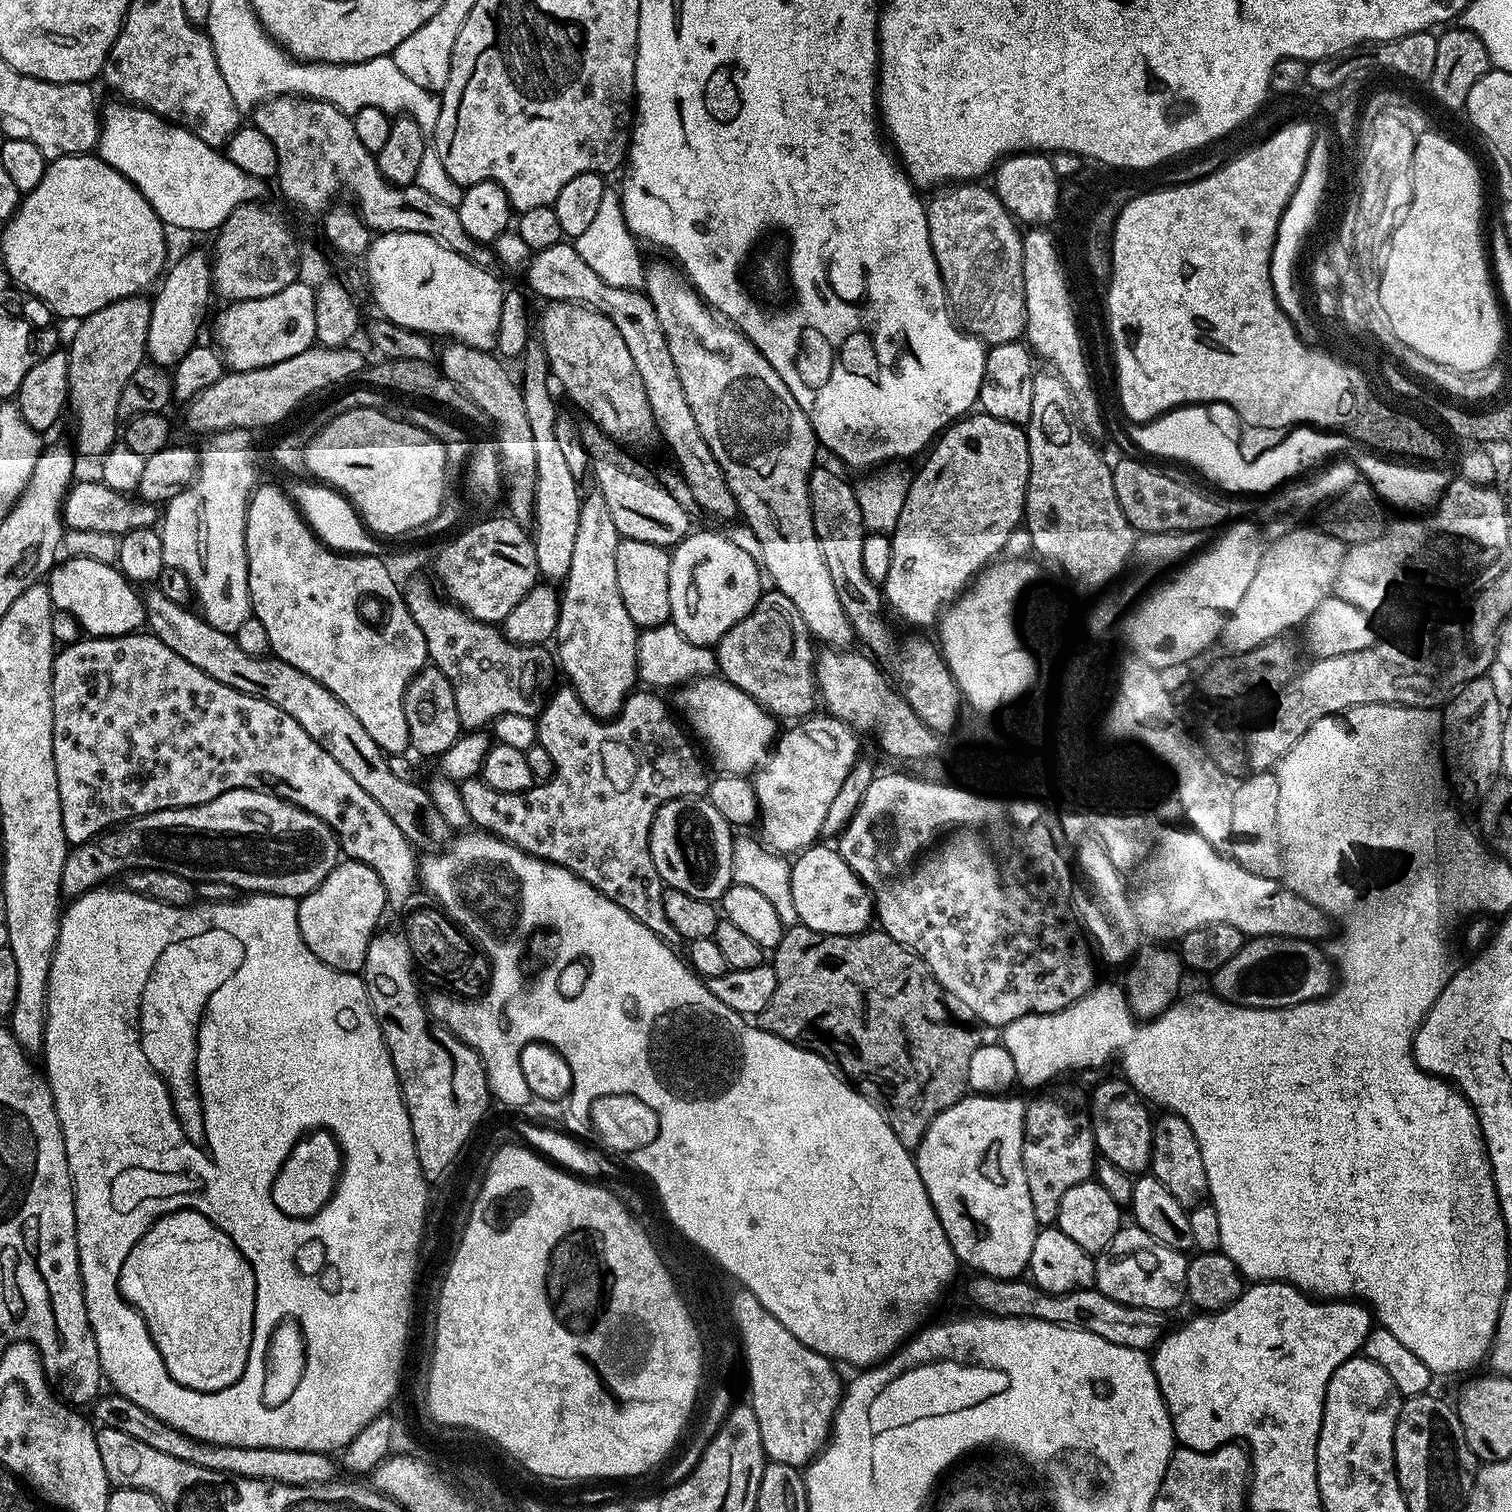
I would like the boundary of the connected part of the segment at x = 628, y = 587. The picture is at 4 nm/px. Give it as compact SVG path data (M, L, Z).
M621 539L616 555L618 570L618 594L622 594L622 606L635 622L637 629L653 628L669 623L670 610L670 562L669 549L659 548L650 542Z

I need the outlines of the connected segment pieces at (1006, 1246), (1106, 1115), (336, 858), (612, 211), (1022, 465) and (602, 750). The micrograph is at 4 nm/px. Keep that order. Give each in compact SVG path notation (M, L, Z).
M965 1094L960 1101L938 1114L934 1122L926 1130L922 1142L914 1150L914 1159L918 1166L918 1174L922 1178L922 1186L926 1186L926 1194L938 1214L938 1222L942 1222L942 1230L954 1250L957 1261L961 1265L969 1264L976 1274L993 1276L995 1280L1015 1280L1025 1275L1030 1262L1030 1250L1034 1250L1034 1238L1038 1225L1034 1218L1034 1202L1030 1202L1030 1186L1026 1186L1026 1170L1022 1166L1022 1146L1024 1145L1024 1110L1025 1101L1013 1094L985 1096L983 1094Z
M1123 1078L1101 1079L1090 1092L1092 1133L1096 1139L1096 1151L1103 1159L1114 1162L1122 1170L1140 1174L1152 1163L1153 1117L1148 1117L1149 1105L1143 1096Z
M239 788L238 790L230 790L226 794L218 794L218 798L214 798L205 804L199 804L193 808L163 808L160 812L151 812L145 816L137 816L135 820L130 820L122 824L115 825L111 830L105 830L94 839L88 840L84 844L75 845L69 851L66 862L64 863L64 877L60 883L63 895L68 898L75 898L91 892L103 885L111 876L117 878L123 877L125 874L134 872L138 868L157 868L163 872L173 872L174 874L182 874L187 880L199 882L209 880L210 882L229 883L239 890L243 890L248 894L275 894L277 896L290 896L293 898L303 898L307 892L312 892L323 882L330 874L330 870L334 870L336 865L342 859L342 849L340 846L340 837L333 833L332 828L322 822L314 814L310 814L301 808L295 808L289 800L284 800L274 793L258 788Z
M605 187L602 194L602 203L598 205L598 214L590 222L590 226L575 237L574 243L578 254L586 261L586 266L594 269L594 274L602 278L610 286L622 286L623 288L643 289L645 261L640 261L638 241L626 226L624 211L620 205L620 193L615 187Z
M968 414L951 423L938 439L931 445L927 453L928 461L916 472L916 477L911 477L906 502L902 506L902 514L898 514L896 529L891 532L892 553L890 554L890 570L886 570L886 578L882 581L882 595L885 605L900 620L913 624L913 629L924 630L927 624L935 625L942 609L971 581L972 577L984 565L999 557L1007 549L1008 539L1014 529L1021 527L1024 514L1024 499L1028 489L1028 475L1030 474L1030 454L1028 453L1028 437L1025 429L1019 424L1002 422L993 416L983 414Z
M571 686L563 687L557 687L549 695L536 720L538 744L545 747L547 753L550 754L550 758L553 759L555 768L553 775L548 780L527 788L525 792L495 792L491 786L484 783L483 779L462 780L458 784L458 788L460 788L460 804L464 807L465 814L476 823L473 825L477 829L490 832L493 836L498 836L500 839L510 842L515 848L520 848L523 852L537 856L539 860L549 860L552 864L570 869L578 878L582 878L590 886L594 886L594 890L598 890L606 898L610 898L610 902L618 902L618 906L622 906L622 910L626 910L634 918L638 918L638 922L642 922L642 926L646 926L646 930L654 930L654 934L658 934L658 938L662 938L670 945L679 945L681 938L678 930L674 930L674 926L670 926L670 918L666 918L666 906L662 906L666 885L654 866L654 858L650 854L648 839L650 838L650 830L656 817L656 811L660 809L660 806L668 800L677 800L683 796L703 797L707 793L710 783L710 772L704 769L704 764L700 761L699 754L696 753L697 745L695 743L692 745L688 741L689 733L682 727L681 721L679 719L676 721L672 717L673 709L670 704L670 709L668 709L667 702L660 697L663 695L657 694L652 690L644 690L648 692L633 691L632 695L625 700L617 716L604 719L598 718L594 714L590 714L590 710L586 710L586 706L578 698L575 689Z

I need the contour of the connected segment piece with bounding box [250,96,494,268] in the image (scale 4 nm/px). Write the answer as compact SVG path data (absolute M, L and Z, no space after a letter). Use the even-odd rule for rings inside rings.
M275 96L267 100L265 104L259 104L250 113L251 123L270 142L276 151L278 158L278 170L275 179L280 180L280 192L296 208L301 208L310 215L319 217L332 207L339 192L348 191L352 195L351 203L360 214L360 219L373 233L383 234L385 232L413 232L414 234L426 234L434 238L443 248L454 250L462 254L467 260L472 260L479 268L488 268L494 260L494 252L487 244L478 243L470 234L466 234L462 222L458 218L456 208L446 202L438 202L426 190L415 184L397 186L382 178L382 174L376 165L373 153L358 142L358 134L354 134L352 116L347 112L339 112L335 106L328 104L325 100L309 100L299 96Z

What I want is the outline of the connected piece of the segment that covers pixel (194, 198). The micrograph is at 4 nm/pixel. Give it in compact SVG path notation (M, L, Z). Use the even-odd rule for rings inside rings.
M115 103L102 108L98 155L140 191L169 229L212 234L238 206L261 199L265 181L238 170L221 149L211 148L190 130L170 124L150 110Z

